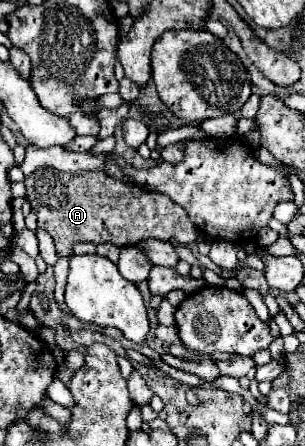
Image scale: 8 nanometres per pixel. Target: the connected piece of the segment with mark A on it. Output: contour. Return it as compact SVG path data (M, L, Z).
M39 168L25 178L25 188L31 210L37 214L37 224L53 238L59 256L69 256L69 248L75 242L113 242L121 248L147 238L187 244L199 236L187 212L171 198L145 190L131 190L121 196L119 188L123 184L103 172L71 174L55 168Z

